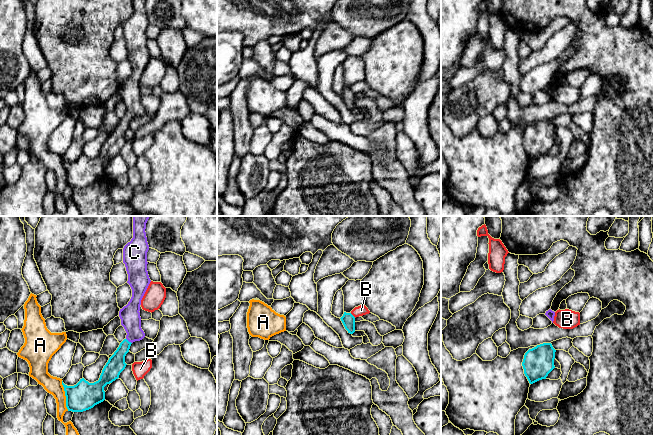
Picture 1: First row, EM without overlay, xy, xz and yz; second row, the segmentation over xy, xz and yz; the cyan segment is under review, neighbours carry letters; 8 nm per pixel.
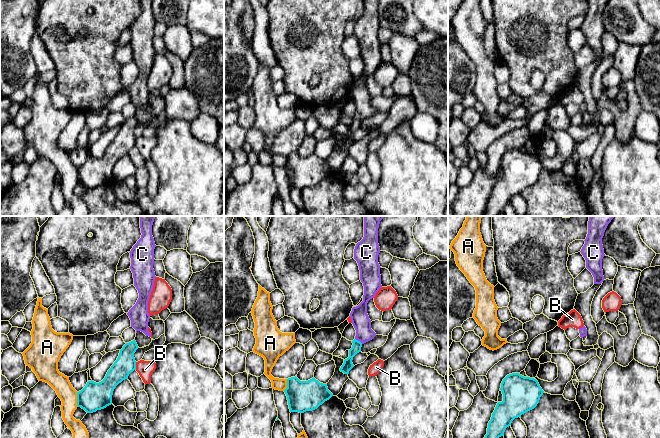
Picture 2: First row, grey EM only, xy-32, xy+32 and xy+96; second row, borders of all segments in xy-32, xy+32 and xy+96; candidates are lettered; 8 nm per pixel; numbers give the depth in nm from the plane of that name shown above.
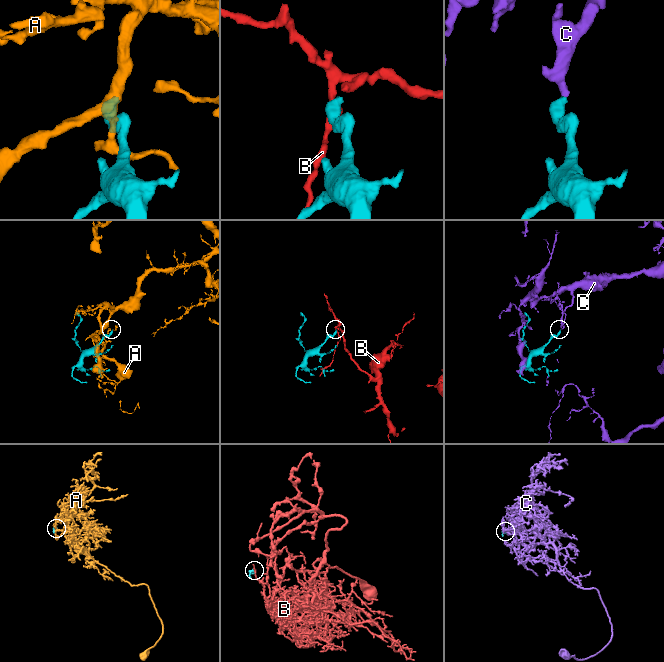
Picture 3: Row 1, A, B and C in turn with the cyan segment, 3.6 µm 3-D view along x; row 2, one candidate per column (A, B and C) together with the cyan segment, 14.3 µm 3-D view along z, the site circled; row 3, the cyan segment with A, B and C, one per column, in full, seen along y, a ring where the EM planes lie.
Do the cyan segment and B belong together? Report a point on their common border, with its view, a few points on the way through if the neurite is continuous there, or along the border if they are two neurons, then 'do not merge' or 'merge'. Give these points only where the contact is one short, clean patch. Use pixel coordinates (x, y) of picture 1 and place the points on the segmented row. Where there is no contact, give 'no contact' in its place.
xz (352, 315) | do not merge

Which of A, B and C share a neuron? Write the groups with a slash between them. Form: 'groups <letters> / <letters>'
groups A / B / C

